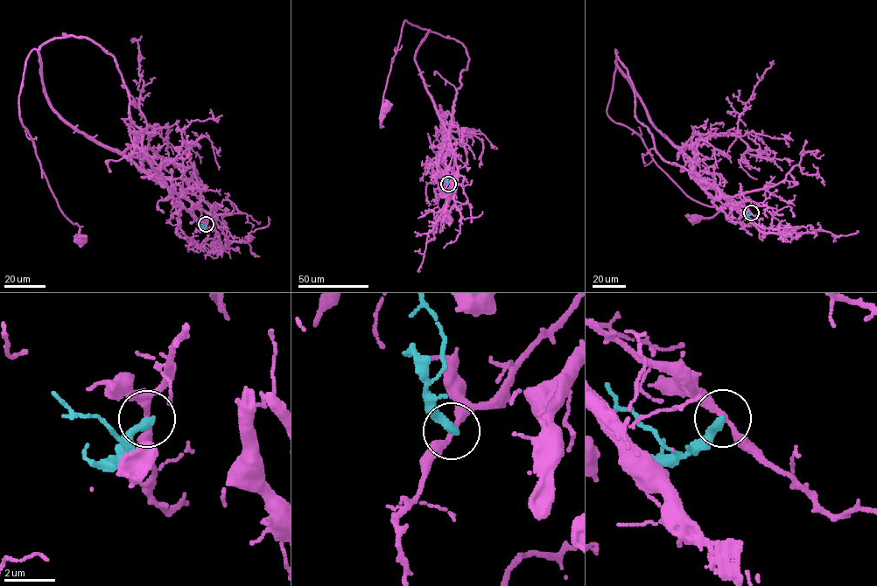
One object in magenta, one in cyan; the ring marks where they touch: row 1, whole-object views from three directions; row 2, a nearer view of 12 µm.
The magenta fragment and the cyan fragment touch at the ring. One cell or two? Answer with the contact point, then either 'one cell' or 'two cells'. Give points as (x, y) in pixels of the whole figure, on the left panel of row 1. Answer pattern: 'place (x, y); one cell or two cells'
place (206, 224); two cells

